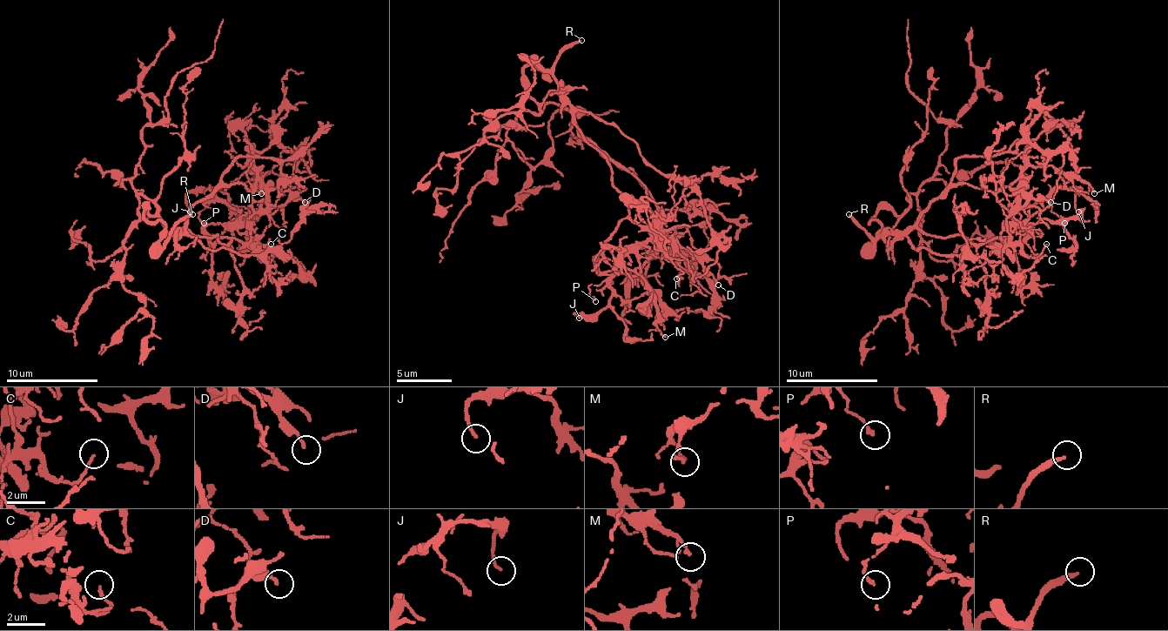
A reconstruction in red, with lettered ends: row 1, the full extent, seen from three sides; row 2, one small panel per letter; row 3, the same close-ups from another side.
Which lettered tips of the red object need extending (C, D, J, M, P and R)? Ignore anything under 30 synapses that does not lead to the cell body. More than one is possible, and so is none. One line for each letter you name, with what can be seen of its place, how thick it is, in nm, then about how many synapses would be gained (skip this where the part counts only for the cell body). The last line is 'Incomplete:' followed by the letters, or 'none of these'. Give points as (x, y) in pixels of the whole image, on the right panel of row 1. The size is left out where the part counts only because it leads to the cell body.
R: place (849, 214); calibre 200 nm
Incomplete: R

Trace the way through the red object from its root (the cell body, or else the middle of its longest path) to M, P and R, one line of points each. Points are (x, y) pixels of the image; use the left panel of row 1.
M: (174, 230), (222, 186), (251, 191), (257, 172), (243, 165), (258, 177), (261, 193)
P: (174, 230), (218, 234), (222, 244), (254, 237), (238, 220), (240, 211), (215, 200), (199, 214), (204, 223)
R: (174, 230), (169, 237), (169, 232), (181, 220), (192, 214)

